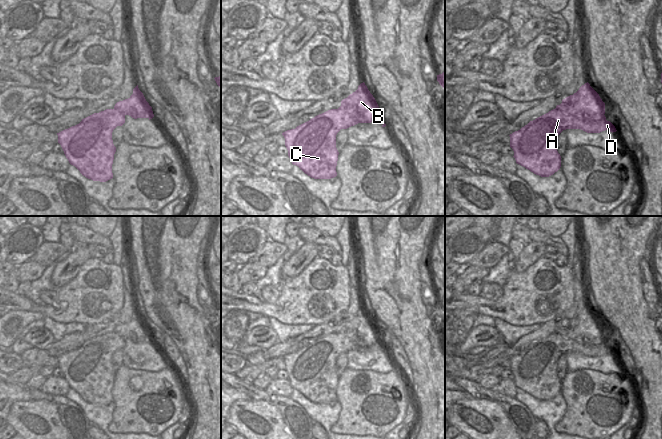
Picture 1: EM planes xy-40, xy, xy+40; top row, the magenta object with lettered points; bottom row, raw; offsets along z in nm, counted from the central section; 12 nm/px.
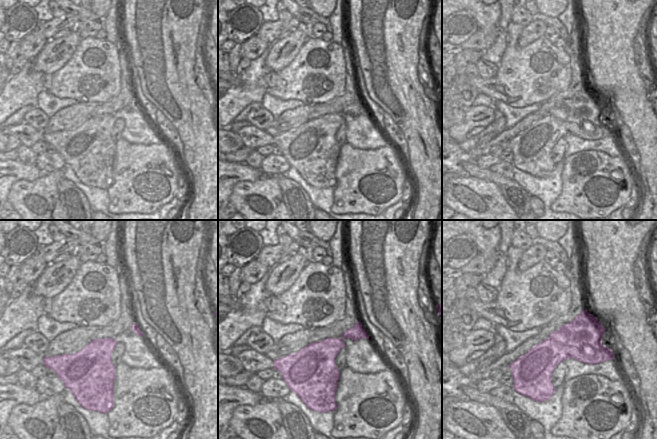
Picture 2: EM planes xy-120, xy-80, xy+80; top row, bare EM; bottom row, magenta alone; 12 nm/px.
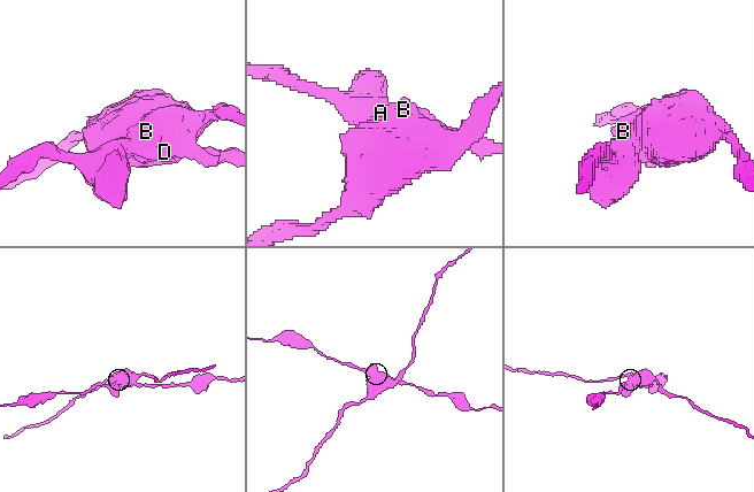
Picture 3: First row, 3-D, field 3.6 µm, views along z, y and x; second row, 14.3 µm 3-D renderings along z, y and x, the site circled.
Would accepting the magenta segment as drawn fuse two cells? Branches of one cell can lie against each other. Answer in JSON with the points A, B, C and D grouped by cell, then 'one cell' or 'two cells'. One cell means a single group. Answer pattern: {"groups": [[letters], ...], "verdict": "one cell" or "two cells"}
{"groups": [["A", "C", "D"], ["B"]], "verdict": "two cells"}

